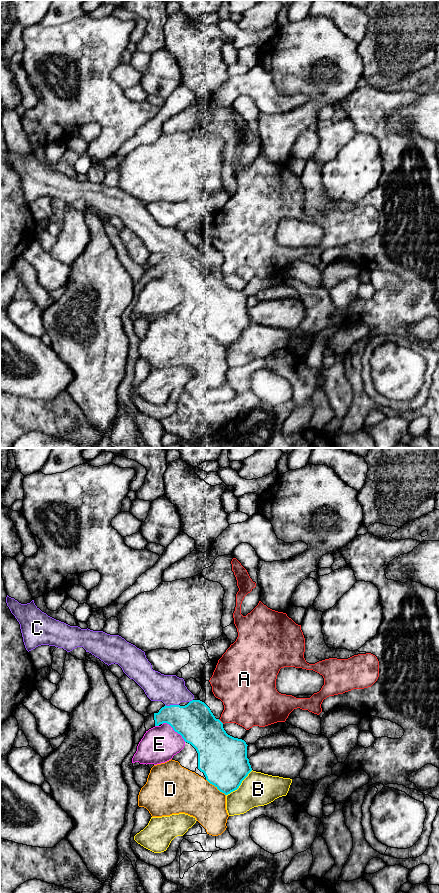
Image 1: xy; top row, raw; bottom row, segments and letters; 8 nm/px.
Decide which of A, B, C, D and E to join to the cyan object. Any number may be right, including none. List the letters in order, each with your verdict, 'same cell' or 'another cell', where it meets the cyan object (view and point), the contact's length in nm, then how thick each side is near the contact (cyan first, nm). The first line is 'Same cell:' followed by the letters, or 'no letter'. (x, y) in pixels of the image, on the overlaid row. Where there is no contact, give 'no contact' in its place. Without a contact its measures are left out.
Same cell: C
A: another cell; meets cyan in xy at (220, 721); contact 60 nm long; 320 nm thick on the cyan side, 360 nm on the other
B: another cell; meets cyan in xy at (240, 784); contact 300 nm long; 380 nm thick on the cyan side, 280 nm on the other
C: same cell; meets cyan in xy at (172, 705); contact 110 nm long; 320 nm thick on the cyan side, 240 nm on the other
D: another cell; meets cyan in xy at (216, 786); contact 200 nm long; 380 nm thick on the cyan side, 340 nm on the other
E: another cell; meets cyan in xy at (174, 730); contact 240 nm long; 320 nm thick on the cyan side, 300 nm on the other

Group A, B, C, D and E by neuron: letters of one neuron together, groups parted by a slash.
A / B / C / D / E

